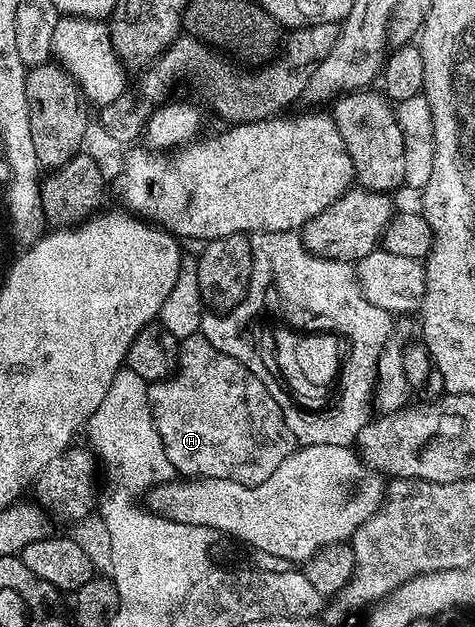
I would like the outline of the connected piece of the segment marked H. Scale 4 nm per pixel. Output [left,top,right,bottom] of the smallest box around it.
[147,333,297,487]

